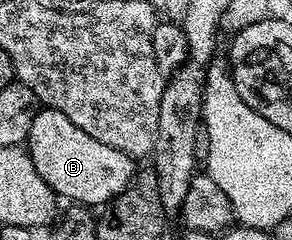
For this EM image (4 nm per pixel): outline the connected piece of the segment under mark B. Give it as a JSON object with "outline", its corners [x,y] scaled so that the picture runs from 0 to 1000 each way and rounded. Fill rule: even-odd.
{"outline":[[[140,450],[113,483],[113,533],[99,533],[86,621],[154,767],[168,767],[205,829],[233,825],[233,846],[301,867],[363,858],[404,808],[428,800],[428,783],[449,771],[469,721],[466,663],[401,617],[373,617],[373,600],[346,600],[346,583],[318,583],[318,567],[305,567],[305,550],[277,550],[277,533],[264,533],[264,517],[250,517],[236,483],[223,483],[223,467],[195,467],[171,450]]]}

